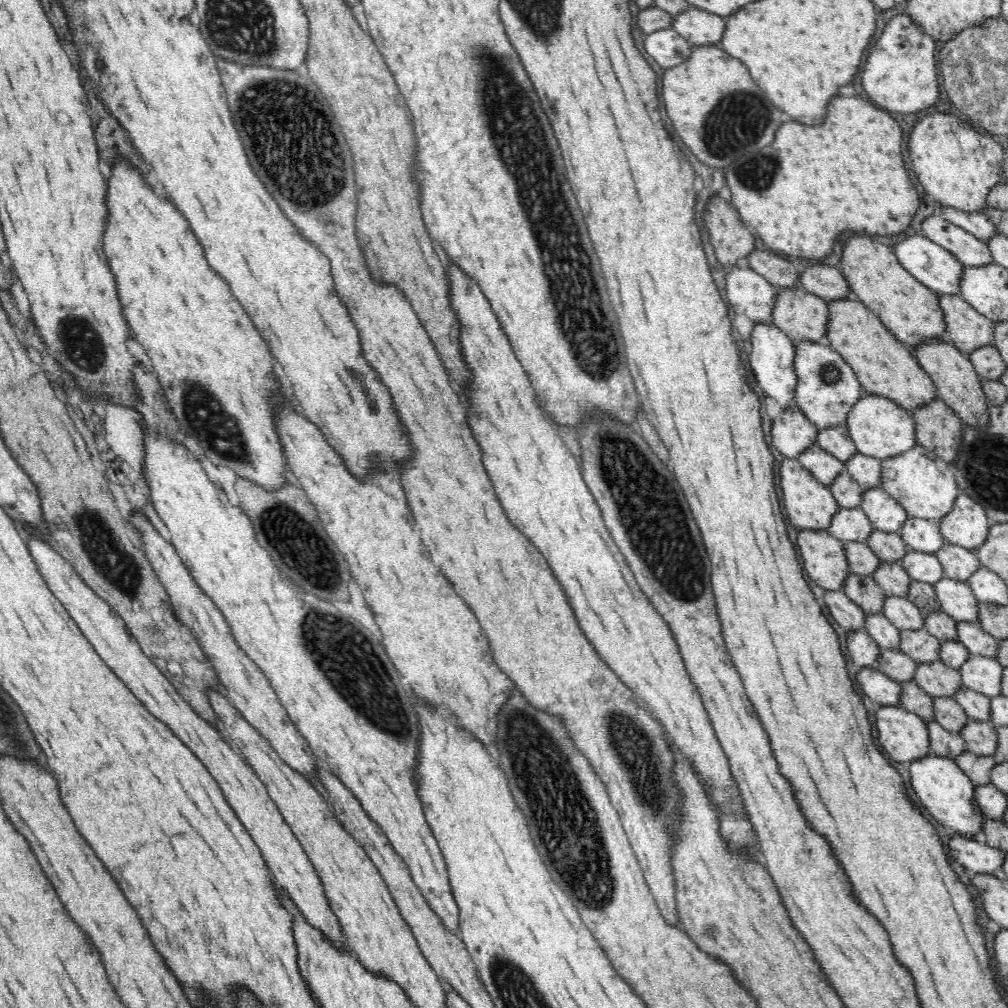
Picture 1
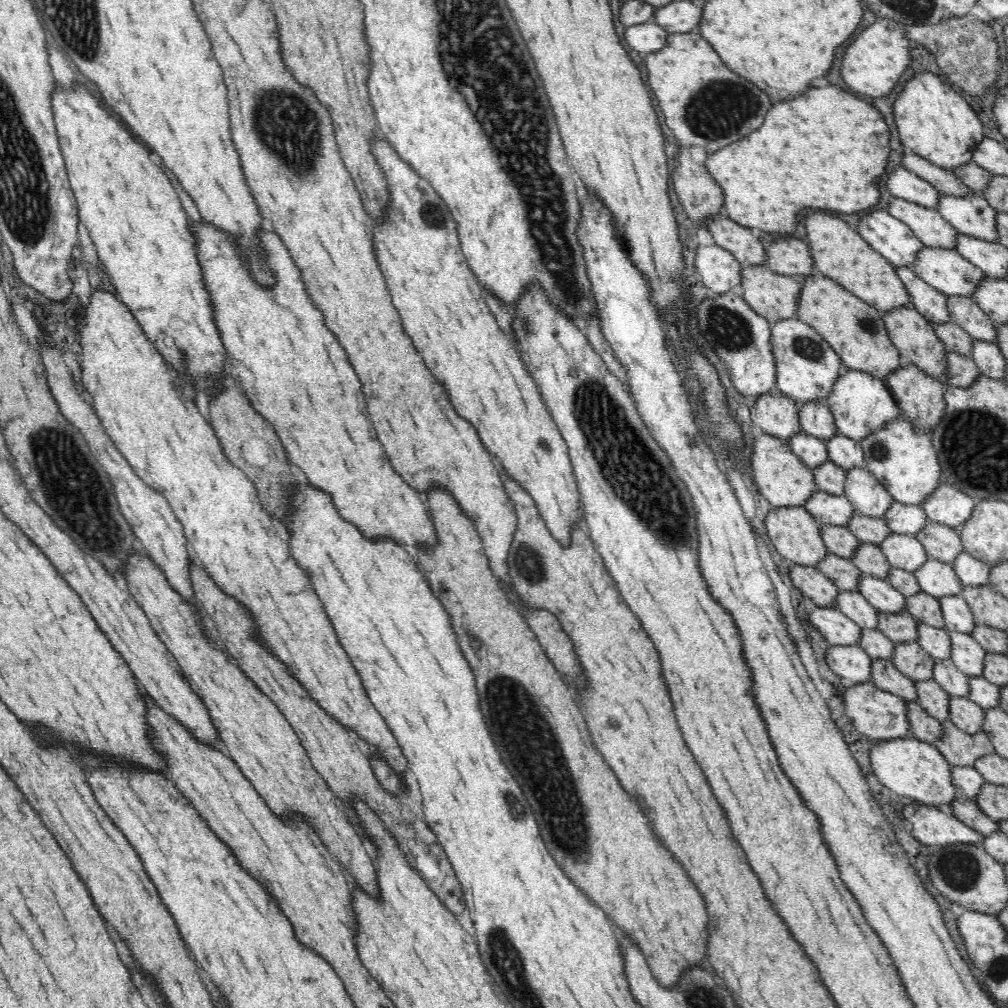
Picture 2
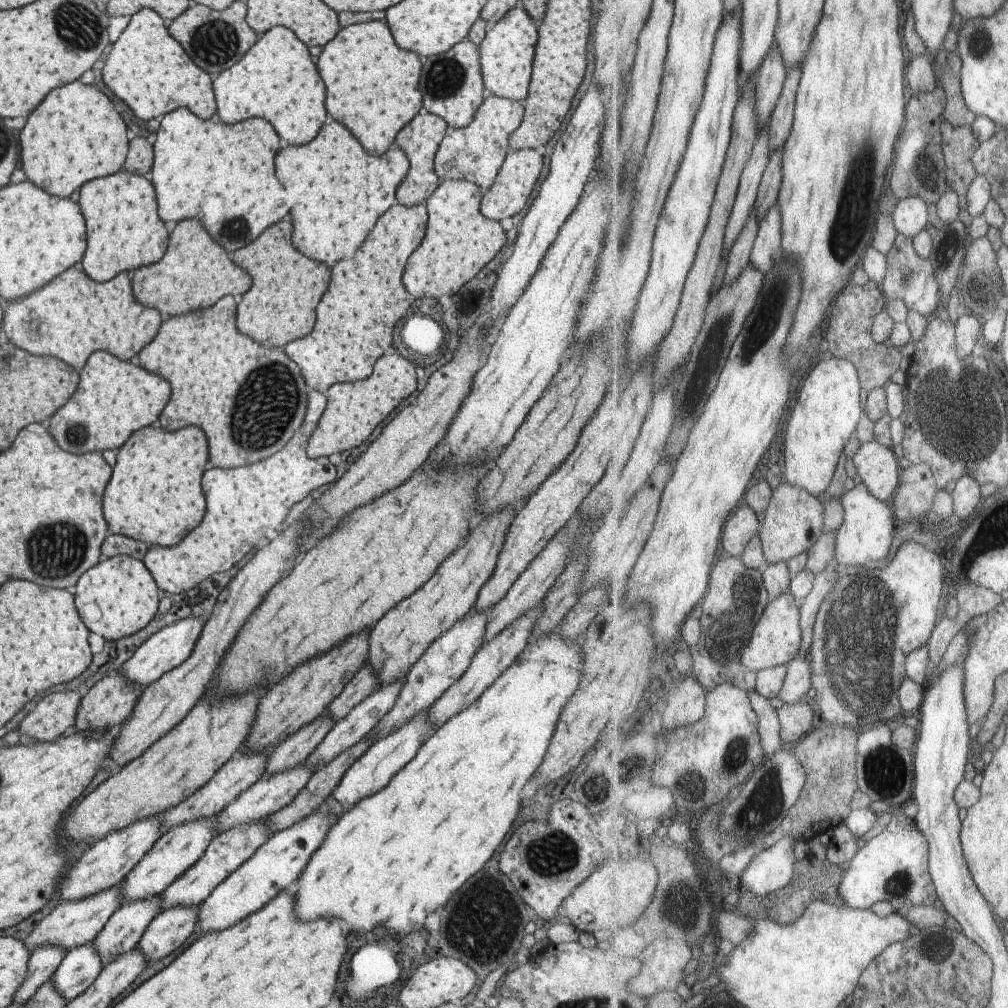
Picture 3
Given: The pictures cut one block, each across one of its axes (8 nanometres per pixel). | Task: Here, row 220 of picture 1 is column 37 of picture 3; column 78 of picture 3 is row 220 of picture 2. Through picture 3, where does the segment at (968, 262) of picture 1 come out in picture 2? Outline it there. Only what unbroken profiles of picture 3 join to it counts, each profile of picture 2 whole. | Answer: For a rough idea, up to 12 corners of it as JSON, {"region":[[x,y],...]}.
{"region":[[894,196],[886,211],[924,245],[954,249],[957,230],[936,209]]}

